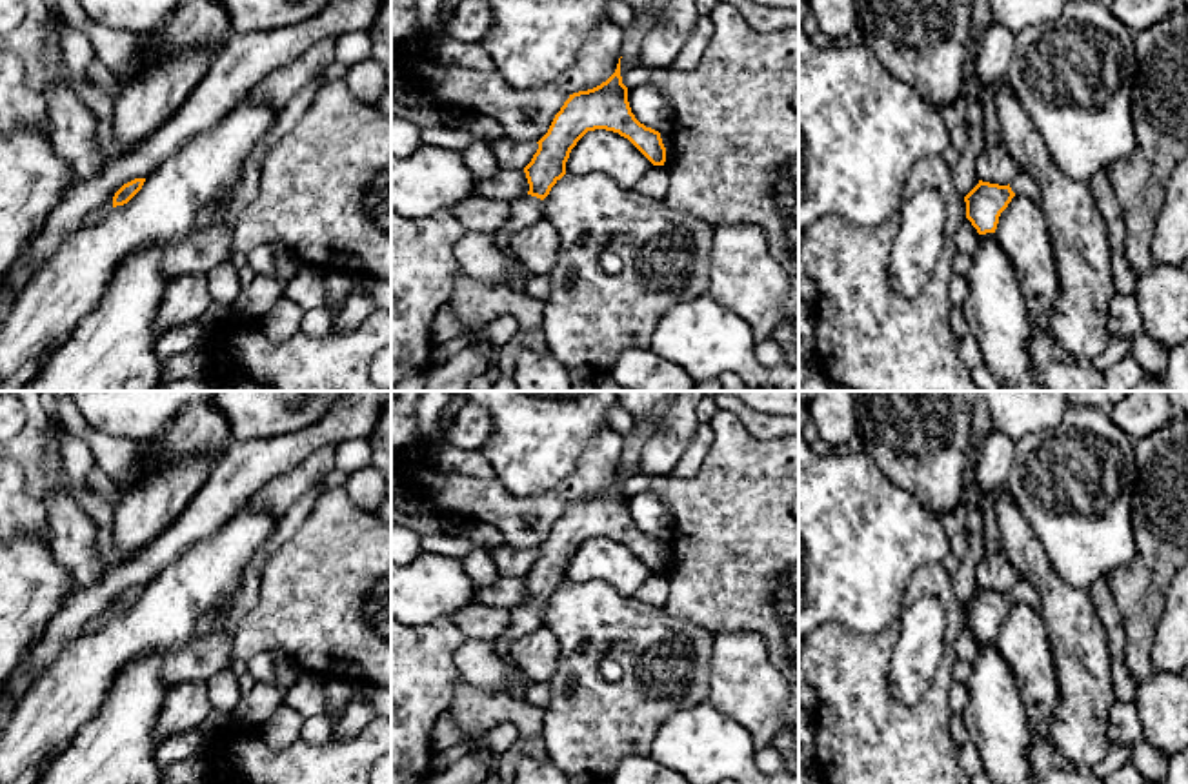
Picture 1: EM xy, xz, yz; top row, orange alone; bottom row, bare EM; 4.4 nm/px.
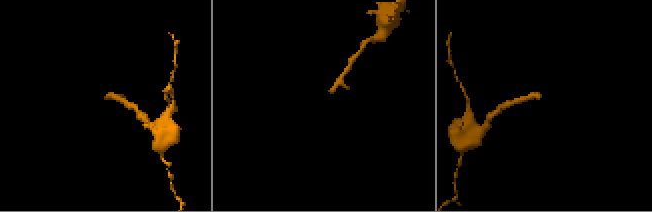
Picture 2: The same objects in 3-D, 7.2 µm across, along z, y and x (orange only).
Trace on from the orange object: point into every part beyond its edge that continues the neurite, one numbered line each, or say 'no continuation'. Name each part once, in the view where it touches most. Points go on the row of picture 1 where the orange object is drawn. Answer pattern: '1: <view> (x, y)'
1: xz (524, 211)

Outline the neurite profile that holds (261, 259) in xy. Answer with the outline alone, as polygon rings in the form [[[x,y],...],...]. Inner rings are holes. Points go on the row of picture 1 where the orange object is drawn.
[[[262,244],[246,255],[246,262],[257,275],[275,278],[275,255],[267,244]]]

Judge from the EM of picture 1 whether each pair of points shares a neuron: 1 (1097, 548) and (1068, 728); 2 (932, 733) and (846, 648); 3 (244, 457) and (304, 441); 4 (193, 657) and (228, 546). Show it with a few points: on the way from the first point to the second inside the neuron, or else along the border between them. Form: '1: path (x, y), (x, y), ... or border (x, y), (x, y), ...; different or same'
1: border (1052, 562), (1052, 568), (1067, 582), (1087, 593); different
2: path (905, 728), (852, 675); same
3: path (259, 457), (273, 457), (290, 450); same
4: path (184, 630), (184, 595), (206, 573); same

